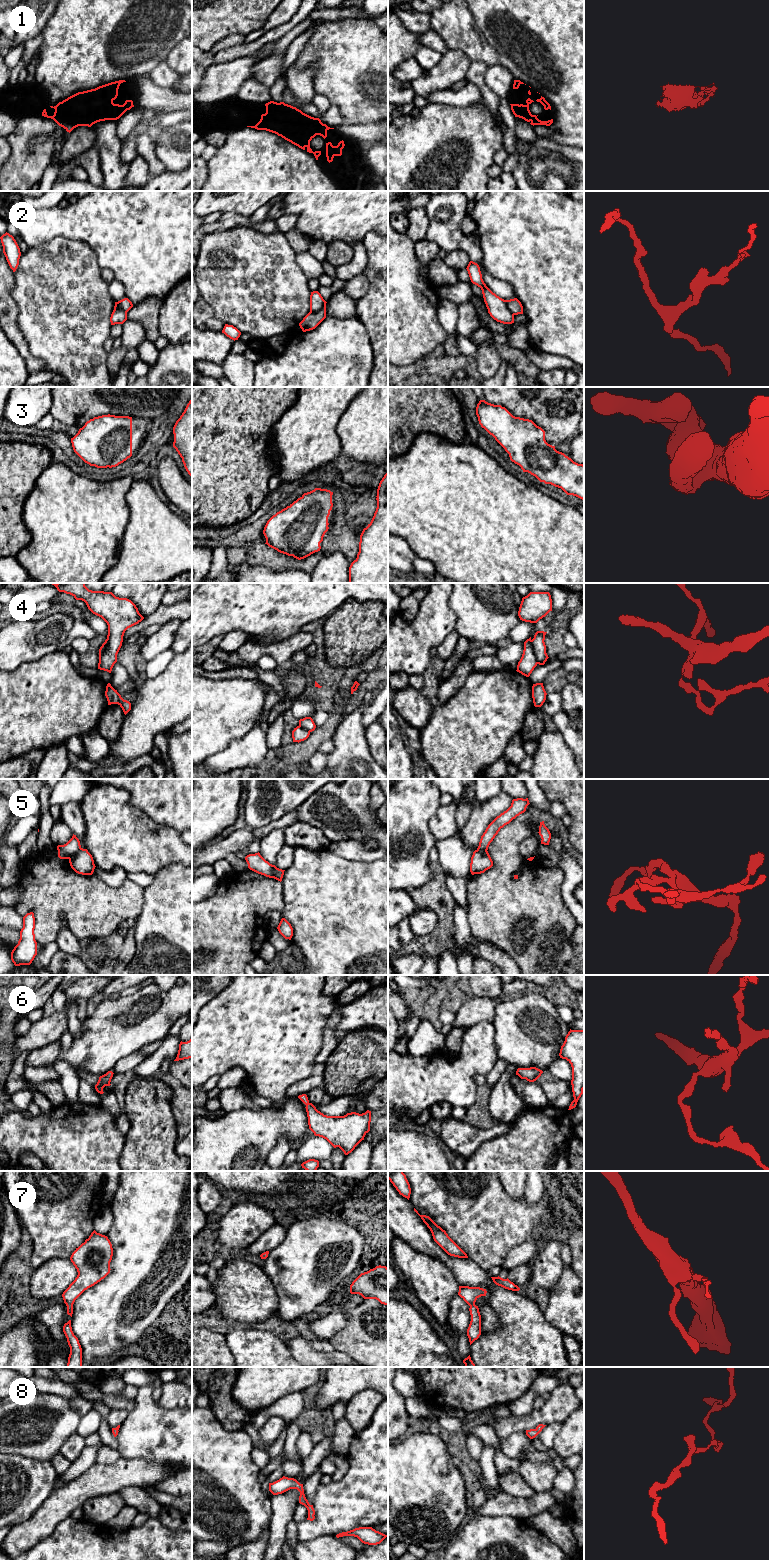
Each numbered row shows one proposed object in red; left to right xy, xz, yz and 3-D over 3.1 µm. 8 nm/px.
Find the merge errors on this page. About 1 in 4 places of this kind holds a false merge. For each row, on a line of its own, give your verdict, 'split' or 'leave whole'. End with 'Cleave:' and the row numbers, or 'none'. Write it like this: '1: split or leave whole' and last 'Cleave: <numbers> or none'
1: leave whole
2: split
3: leave whole
4: split
5: split
6: leave whole
7: leave whole
8: leave whole
Cleave: 2, 4, 5

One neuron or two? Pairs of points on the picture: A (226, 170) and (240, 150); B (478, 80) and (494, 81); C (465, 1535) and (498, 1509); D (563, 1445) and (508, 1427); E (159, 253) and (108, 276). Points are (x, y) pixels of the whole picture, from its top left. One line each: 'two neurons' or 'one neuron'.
A: one neuron
B: two neurons
C: two neurons
D: two neurons
E: two neurons

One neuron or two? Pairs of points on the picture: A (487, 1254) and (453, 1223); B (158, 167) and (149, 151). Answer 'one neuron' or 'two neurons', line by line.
A: one neuron
B: one neuron

